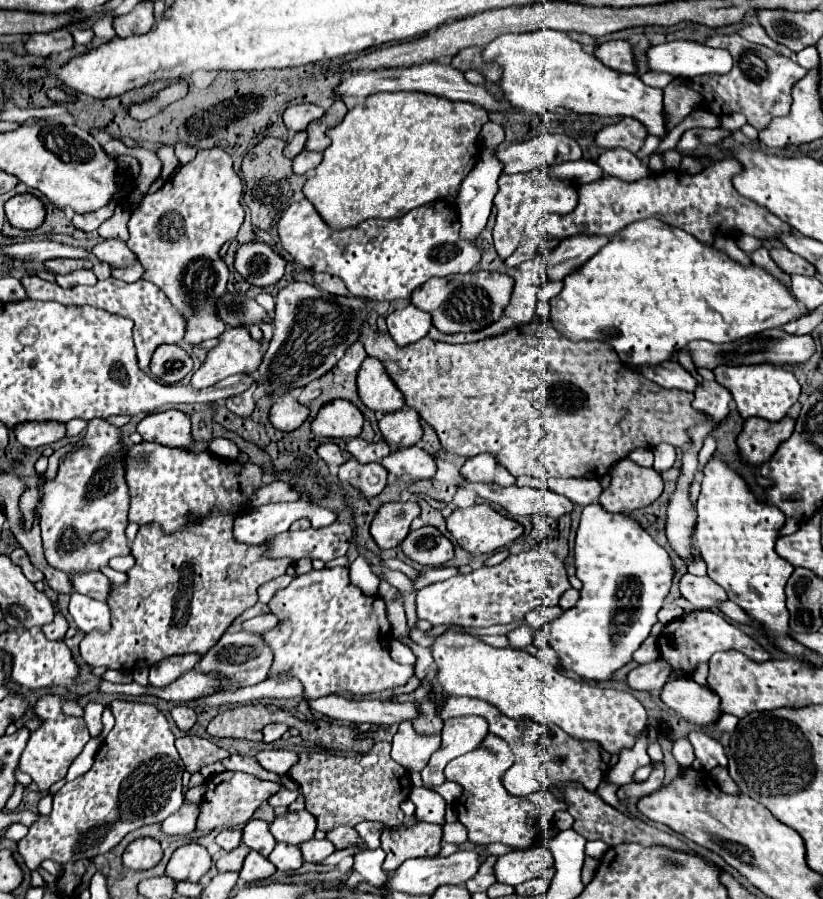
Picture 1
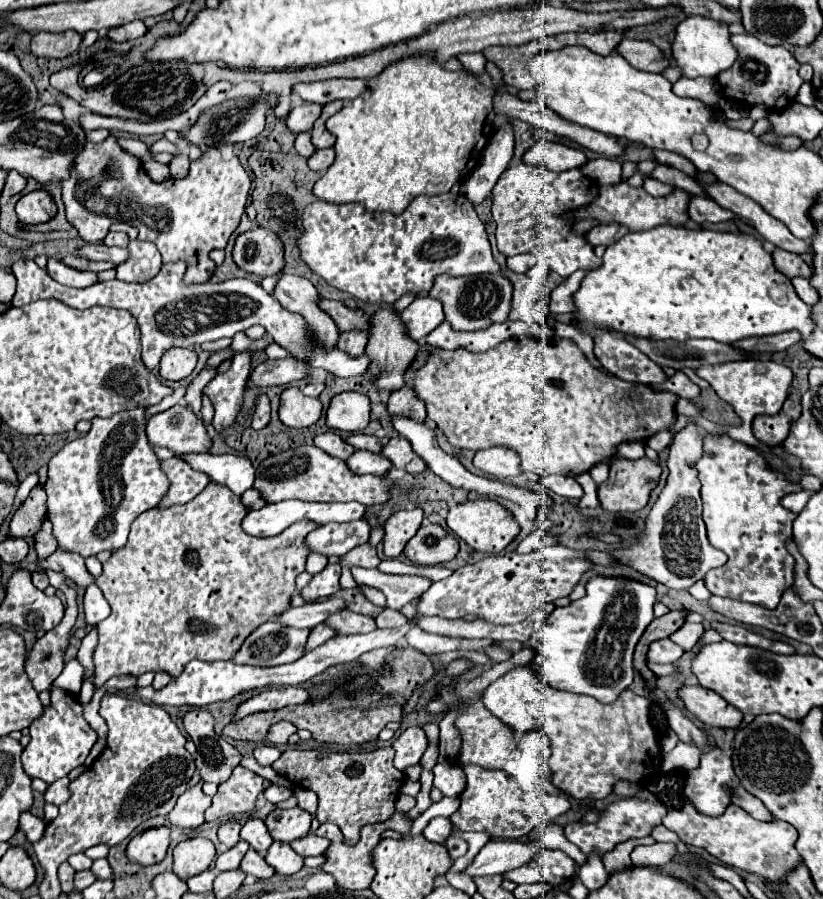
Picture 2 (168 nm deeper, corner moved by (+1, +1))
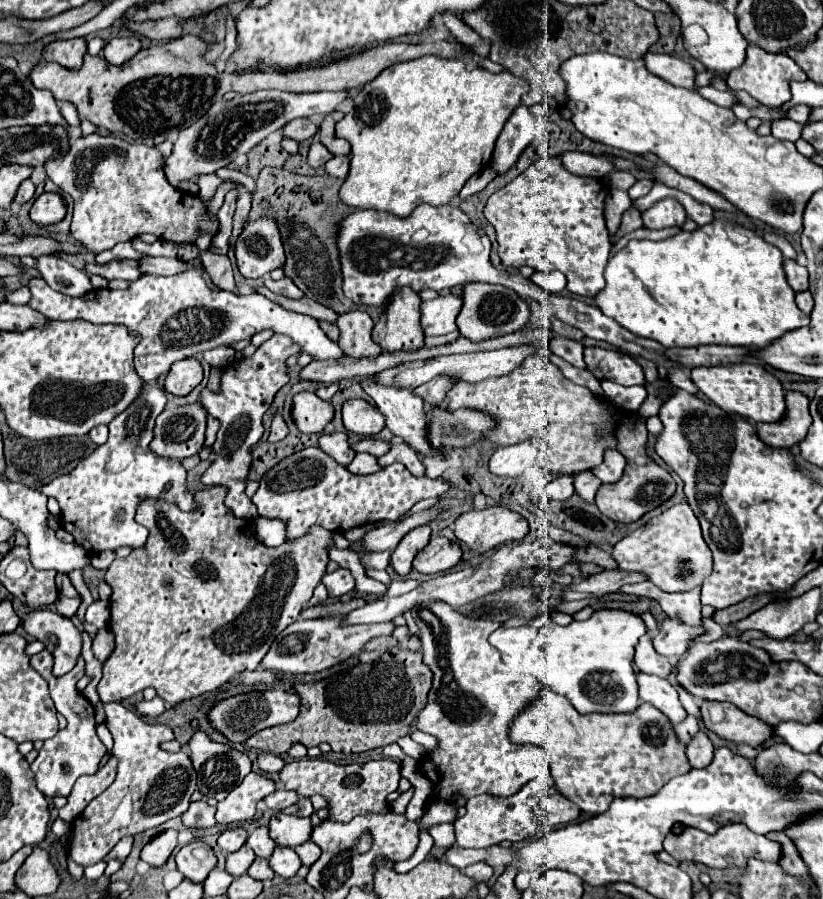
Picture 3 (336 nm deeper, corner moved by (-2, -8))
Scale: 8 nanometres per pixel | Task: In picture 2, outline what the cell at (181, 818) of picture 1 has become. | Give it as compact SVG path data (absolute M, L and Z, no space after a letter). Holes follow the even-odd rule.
M204 781L196 783L194 787L186 789L180 797L176 807L172 809L170 823L180 829L196 829L204 823L204 811L210 807L212 799L204 795L202 786Z

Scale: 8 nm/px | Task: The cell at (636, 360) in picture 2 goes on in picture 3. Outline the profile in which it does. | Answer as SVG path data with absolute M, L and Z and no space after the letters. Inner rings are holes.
M589 346L585 348L585 364L597 380L615 380L625 386L645 384L643 368L631 356L617 350Z

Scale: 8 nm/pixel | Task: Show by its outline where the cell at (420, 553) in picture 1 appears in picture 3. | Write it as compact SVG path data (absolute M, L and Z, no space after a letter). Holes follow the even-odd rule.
M433 536L429 544L415 556L413 568L421 574L447 572L461 560L461 546L443 536Z

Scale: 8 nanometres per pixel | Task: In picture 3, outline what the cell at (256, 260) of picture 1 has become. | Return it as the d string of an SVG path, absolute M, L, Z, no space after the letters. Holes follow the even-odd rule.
M275 218L249 220L235 240L235 258L245 278L261 278L285 264L285 250Z

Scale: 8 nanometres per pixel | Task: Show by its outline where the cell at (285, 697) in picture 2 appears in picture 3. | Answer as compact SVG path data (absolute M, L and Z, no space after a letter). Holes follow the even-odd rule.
M253 690L253 692L245 692L245 694L235 694L231 698L219 700L209 712L207 718L211 722L211 726L221 732L229 742L235 744L243 744L247 738L251 738L255 732L261 732L265 728L271 726L279 726L279 724L287 724L291 722L295 716L299 714L299 696L293 690L265 690L261 694L261 690Z

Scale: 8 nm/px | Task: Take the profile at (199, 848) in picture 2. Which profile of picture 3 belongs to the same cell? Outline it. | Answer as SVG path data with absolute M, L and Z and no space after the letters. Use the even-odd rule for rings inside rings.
M201 840L183 846L177 852L175 860L177 860L177 870L191 882L203 882L209 876L209 872L217 866L217 858L211 846L207 846Z

